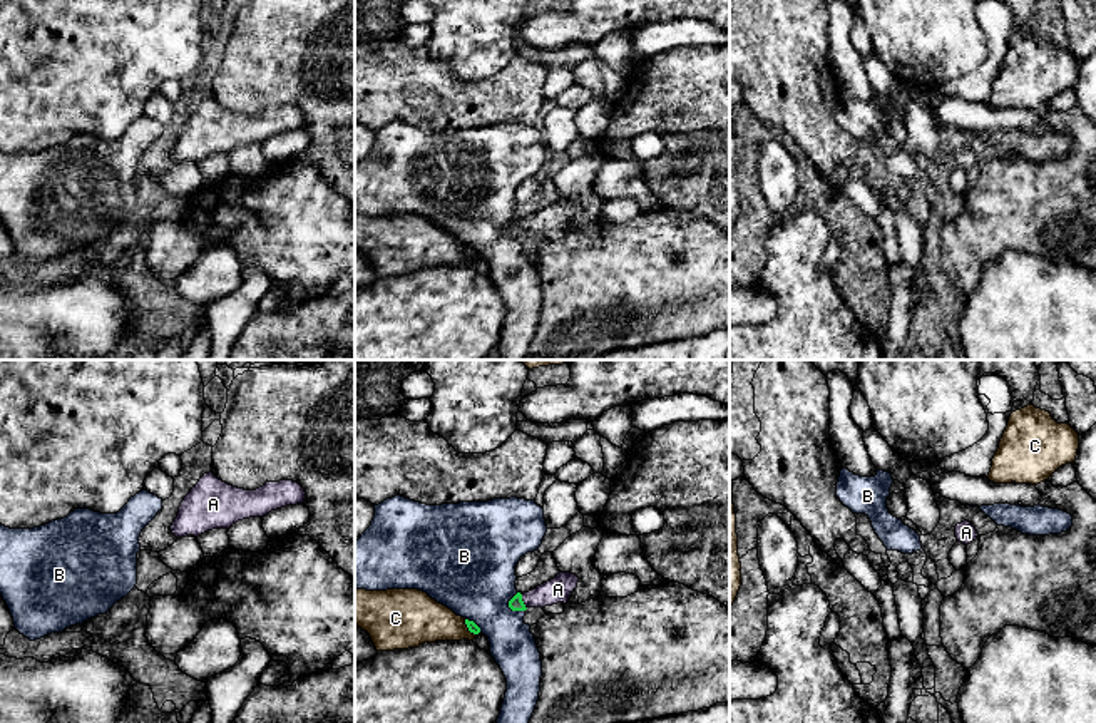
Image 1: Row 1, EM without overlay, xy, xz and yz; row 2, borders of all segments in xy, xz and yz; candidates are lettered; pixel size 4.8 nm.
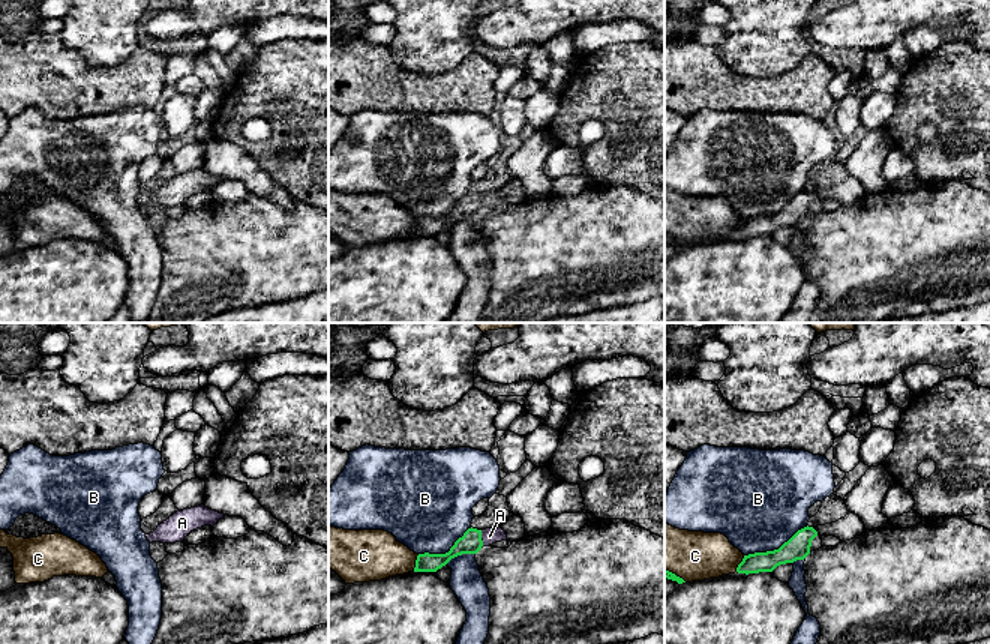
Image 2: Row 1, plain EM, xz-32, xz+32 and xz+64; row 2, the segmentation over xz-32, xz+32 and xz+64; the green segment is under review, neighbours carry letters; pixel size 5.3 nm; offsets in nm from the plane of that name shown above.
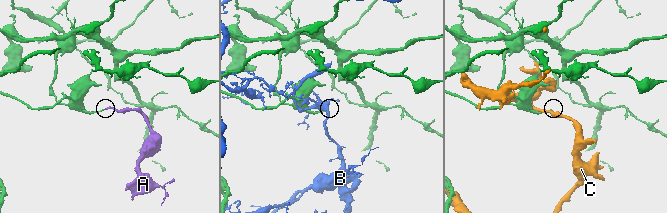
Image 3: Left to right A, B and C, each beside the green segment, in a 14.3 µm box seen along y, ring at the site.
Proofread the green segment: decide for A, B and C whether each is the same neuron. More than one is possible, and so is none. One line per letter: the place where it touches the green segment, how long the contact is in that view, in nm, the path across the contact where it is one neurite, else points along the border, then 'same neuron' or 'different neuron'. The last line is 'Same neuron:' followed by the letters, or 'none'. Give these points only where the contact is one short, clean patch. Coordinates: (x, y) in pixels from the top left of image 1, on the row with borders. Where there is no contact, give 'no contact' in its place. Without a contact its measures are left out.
A: contact xz (522, 601); length 80 nm; way xz (516, 603), (522, 601), (558, 589); same neuron
B: contact xz (511, 608); length 100 nm; different neuron
C: contact xz (467, 626); length 100 nm; different neuron
Same neuron: A

